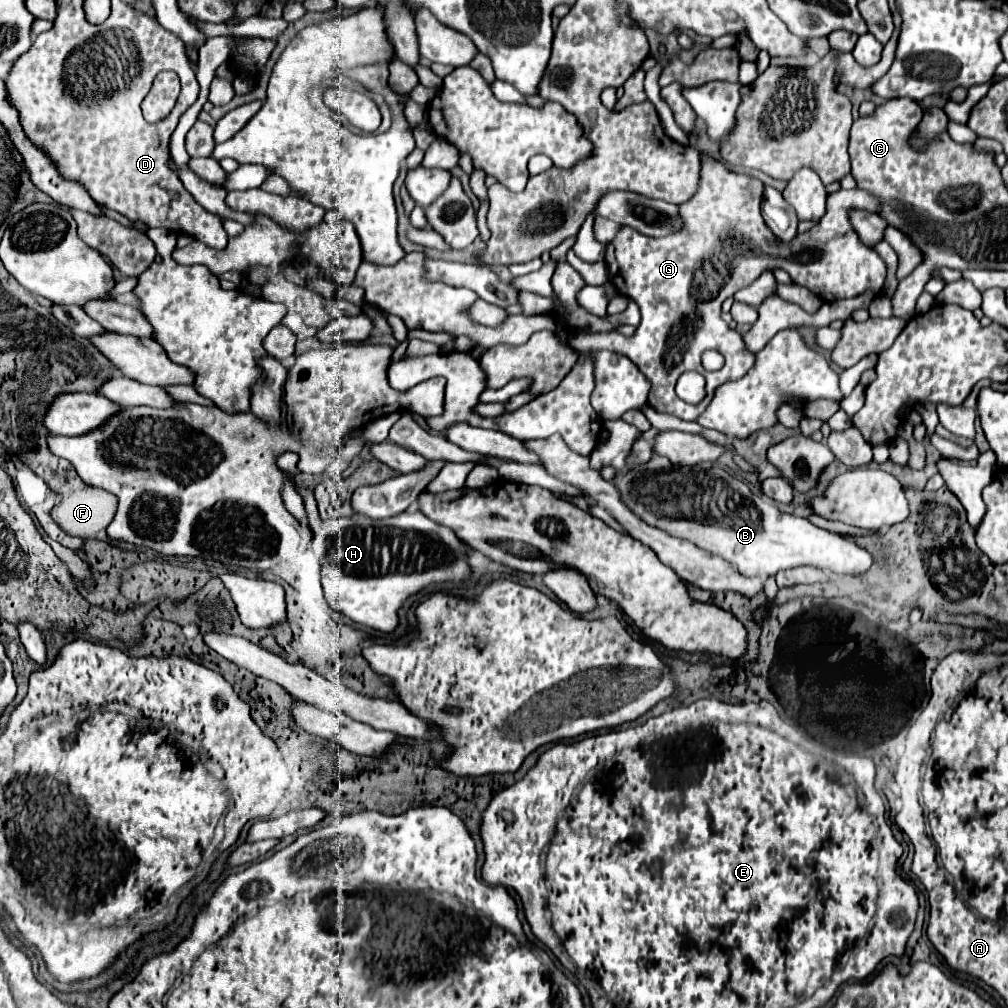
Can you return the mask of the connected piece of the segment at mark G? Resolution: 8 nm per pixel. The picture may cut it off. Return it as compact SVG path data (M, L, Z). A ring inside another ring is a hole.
M704 155L700 161L698 191L692 199L678 205L678 215L682 219L680 231L654 239L636 233L630 227L620 227L612 243L606 247L606 265L612 283L618 283L620 293L634 293L634 301L640 301L642 321L634 337L628 339L616 331L610 335L575 332L570 345L586 353L592 351L592 347L606 347L624 353L652 383L648 395L650 407L692 421L708 407L716 387L740 379L754 365L754 353L746 349L742 335L732 331L720 319L720 307L726 297L748 287L764 271L784 269L796 285L808 287L826 303L858 297L866 291L874 291L874 295L884 291L886 263L874 249L862 245L846 215L850 207L878 213L880 205L874 195L868 195L862 189L842 189L832 193L826 203L826 215L820 223L814 229L796 235L790 243L776 239L766 227L760 213L762 195L762 181L744 173L728 171L720 161ZM706 349L716 349L724 355L726 363L720 371L710 373L702 367L702 353ZM684 371L698 371L706 377L706 399L698 405L684 403L674 393L674 385Z

